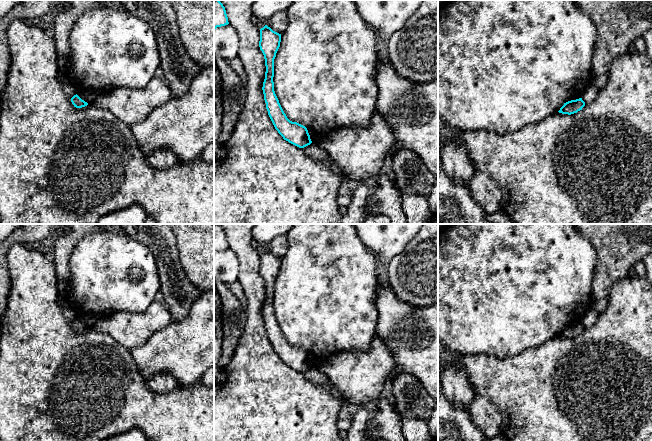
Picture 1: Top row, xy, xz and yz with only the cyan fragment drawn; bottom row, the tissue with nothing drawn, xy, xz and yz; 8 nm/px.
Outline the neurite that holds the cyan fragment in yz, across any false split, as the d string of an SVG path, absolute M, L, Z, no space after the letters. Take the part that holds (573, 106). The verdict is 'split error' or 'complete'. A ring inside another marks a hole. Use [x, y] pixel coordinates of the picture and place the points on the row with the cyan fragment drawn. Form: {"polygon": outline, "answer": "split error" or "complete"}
{"polygon": "M579 98L564 103L564 105L560 108L558 112L562 114L571 115L582 110L584 106L585 106L585 102L582 100L582 98Z", "answer": "complete"}

